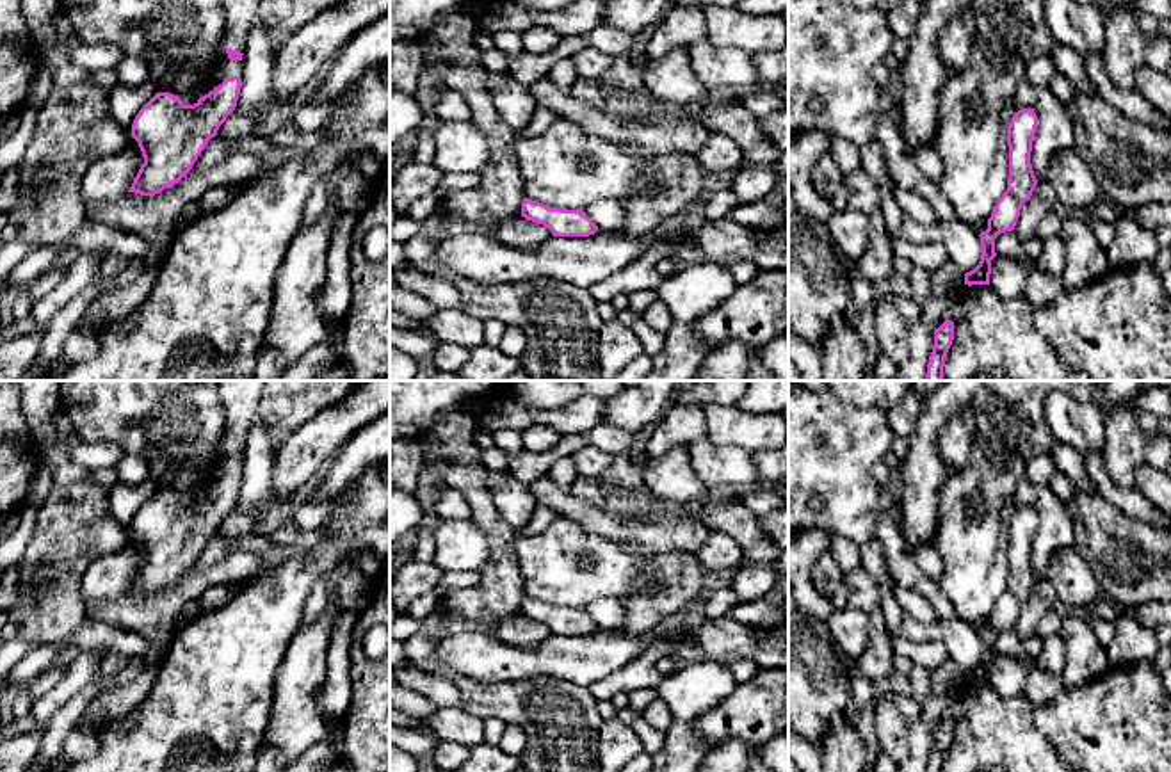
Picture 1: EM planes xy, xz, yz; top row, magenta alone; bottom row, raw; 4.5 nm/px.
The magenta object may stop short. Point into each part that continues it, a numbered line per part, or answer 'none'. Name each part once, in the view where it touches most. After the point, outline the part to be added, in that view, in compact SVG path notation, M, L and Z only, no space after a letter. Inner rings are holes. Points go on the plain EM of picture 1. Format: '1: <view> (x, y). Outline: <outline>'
1: xy (230, 466). Outline: M228 457L224 462L221 462L221 466L217 470L215 486L219 486L230 475L240 475L242 477L242 459L230 459Z

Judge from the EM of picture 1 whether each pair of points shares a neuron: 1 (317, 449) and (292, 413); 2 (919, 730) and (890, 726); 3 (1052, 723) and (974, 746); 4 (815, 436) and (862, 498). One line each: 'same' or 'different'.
1: different
2: different
3: different
4: same

